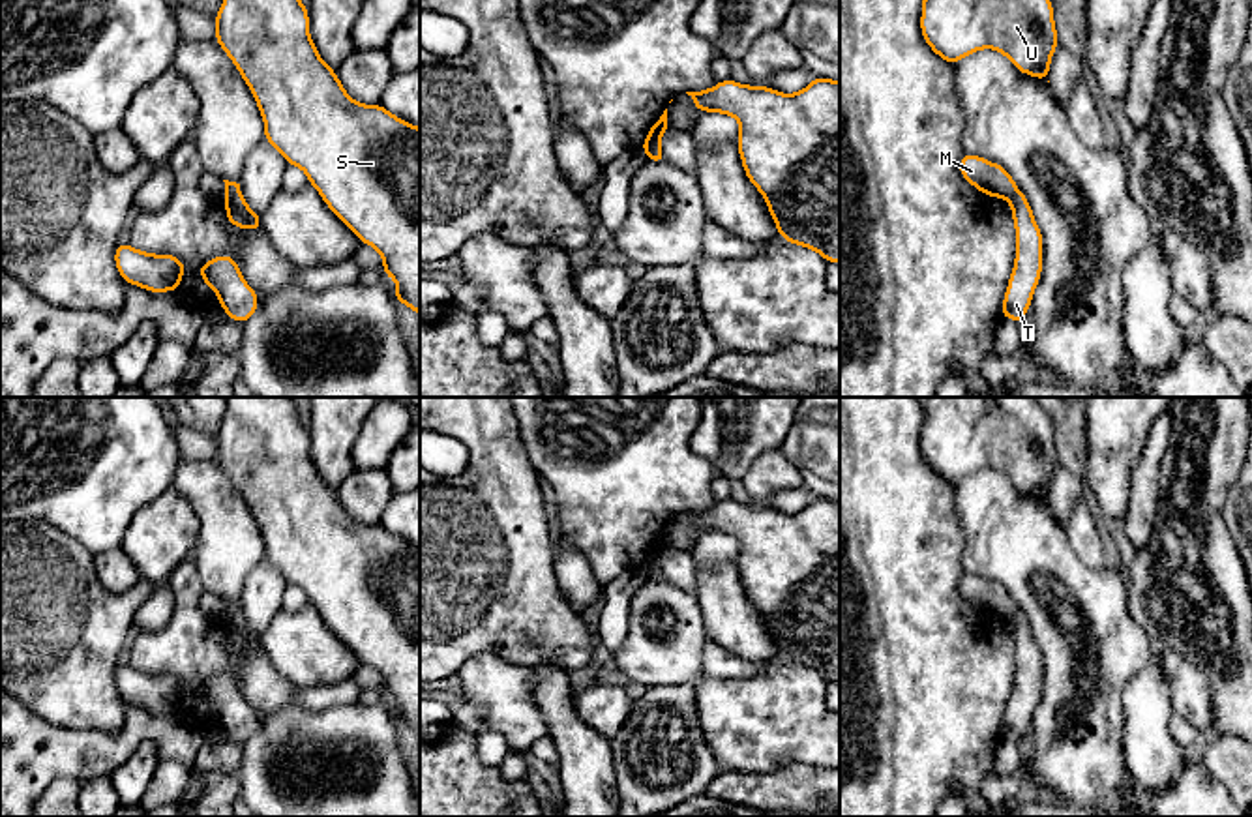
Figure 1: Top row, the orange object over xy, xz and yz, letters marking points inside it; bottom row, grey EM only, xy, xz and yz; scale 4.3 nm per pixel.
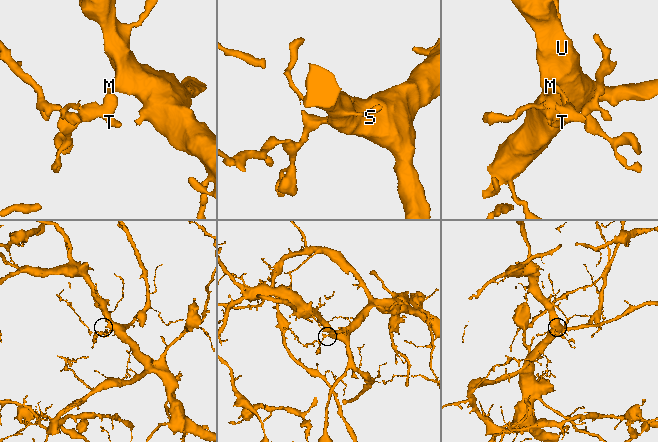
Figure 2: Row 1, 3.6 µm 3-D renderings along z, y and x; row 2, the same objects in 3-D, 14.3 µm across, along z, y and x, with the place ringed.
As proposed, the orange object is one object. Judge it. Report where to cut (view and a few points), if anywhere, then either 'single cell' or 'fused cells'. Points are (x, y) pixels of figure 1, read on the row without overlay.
cut in yz along (1016, 609), (1007, 619); fused cells

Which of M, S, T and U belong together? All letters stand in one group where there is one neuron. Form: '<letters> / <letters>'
M S U / T

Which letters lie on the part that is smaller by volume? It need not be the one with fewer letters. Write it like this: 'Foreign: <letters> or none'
Foreign: T

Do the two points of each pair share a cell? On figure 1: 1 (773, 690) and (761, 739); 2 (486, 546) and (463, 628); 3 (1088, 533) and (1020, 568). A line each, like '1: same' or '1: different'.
1: same
2: same
3: different

